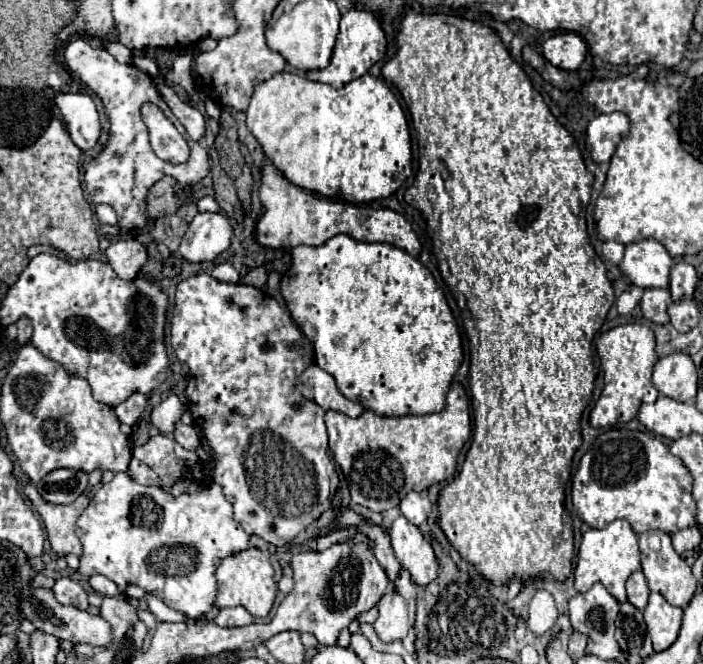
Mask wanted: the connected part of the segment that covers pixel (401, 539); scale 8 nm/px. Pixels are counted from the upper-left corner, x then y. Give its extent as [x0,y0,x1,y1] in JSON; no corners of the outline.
[390,515,438,585]

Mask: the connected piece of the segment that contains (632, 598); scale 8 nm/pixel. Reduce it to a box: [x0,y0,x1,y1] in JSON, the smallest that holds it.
[626,571,650,611]

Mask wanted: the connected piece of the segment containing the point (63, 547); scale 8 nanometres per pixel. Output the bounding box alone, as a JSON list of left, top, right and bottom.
[24,485,92,557]

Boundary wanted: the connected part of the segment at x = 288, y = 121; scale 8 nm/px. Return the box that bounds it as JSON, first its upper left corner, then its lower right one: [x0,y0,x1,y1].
[246,72,412,205]

